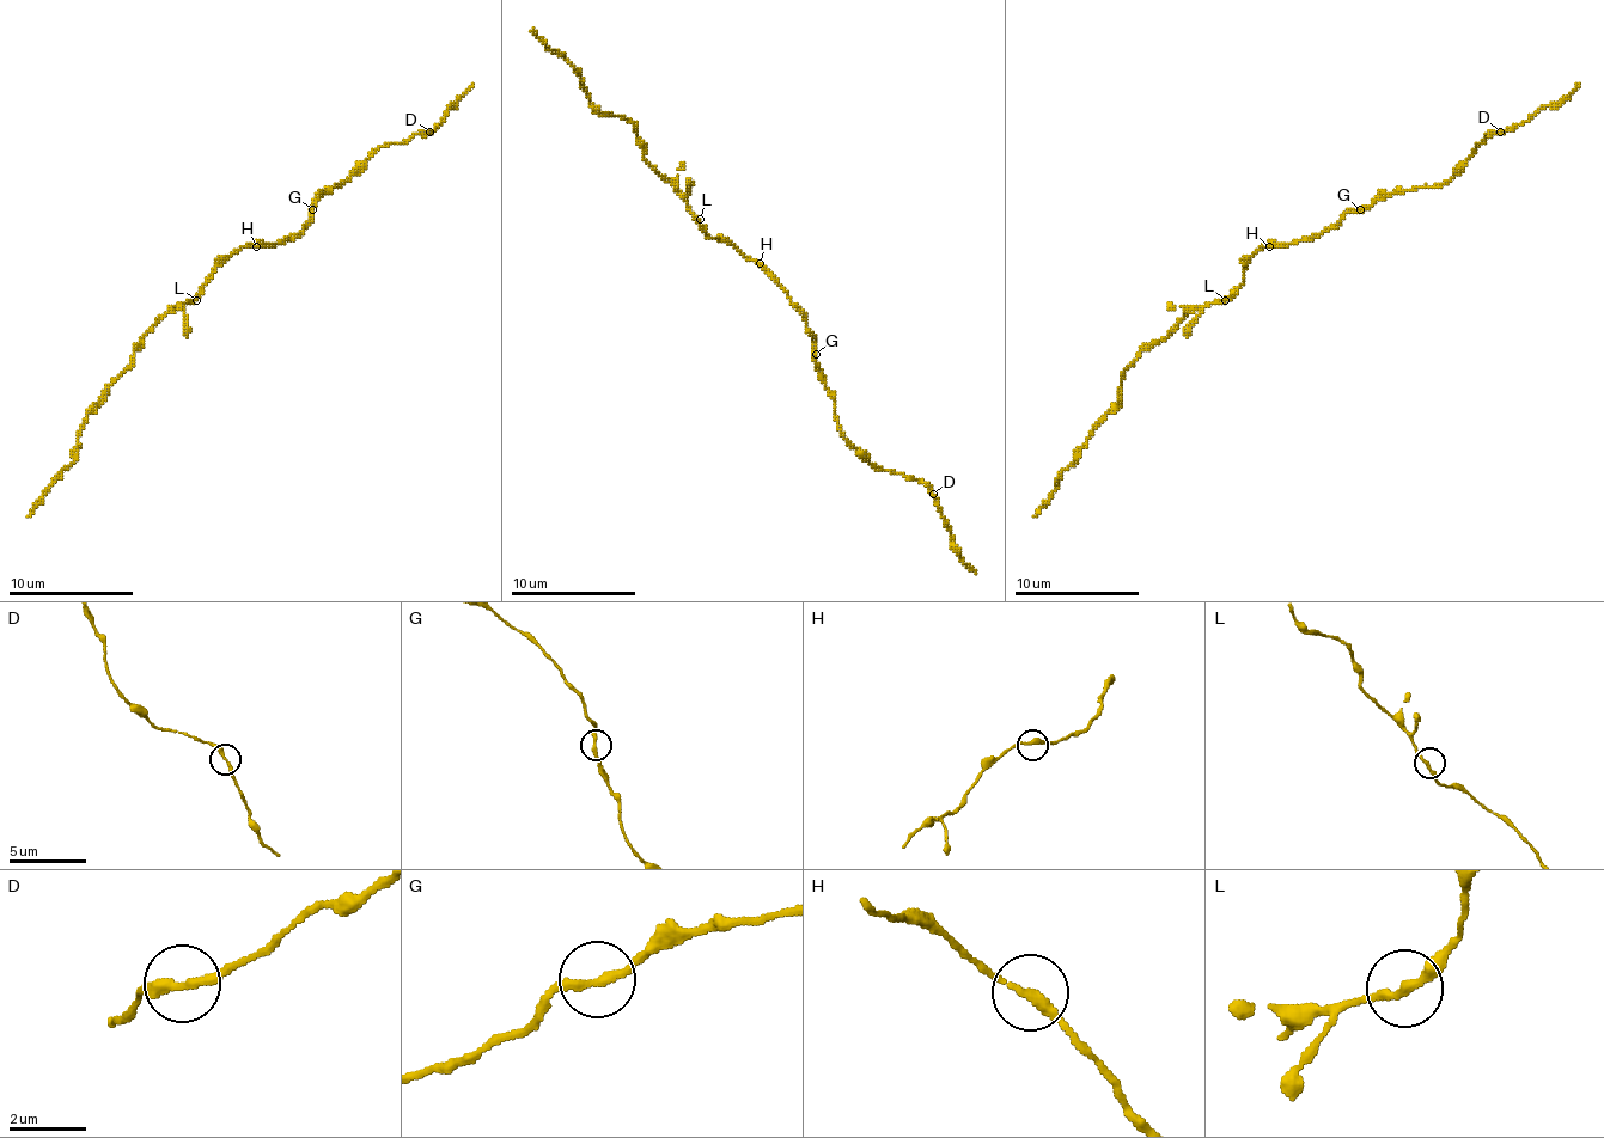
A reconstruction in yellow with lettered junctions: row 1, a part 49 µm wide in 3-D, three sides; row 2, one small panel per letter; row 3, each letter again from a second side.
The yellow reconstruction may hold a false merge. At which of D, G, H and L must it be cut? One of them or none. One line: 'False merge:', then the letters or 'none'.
False merge: D

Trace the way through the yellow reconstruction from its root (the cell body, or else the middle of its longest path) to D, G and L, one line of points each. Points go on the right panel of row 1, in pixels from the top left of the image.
D: (1269, 244), (1312, 240), (1347, 212), (1362, 212), (1394, 194), (1444, 184), (1488, 134), (1501, 130)
G: (1269, 244), (1312, 240), (1347, 212), (1360, 209)
L: (1269, 244), (1246, 262), (1244, 281), (1225, 300)

